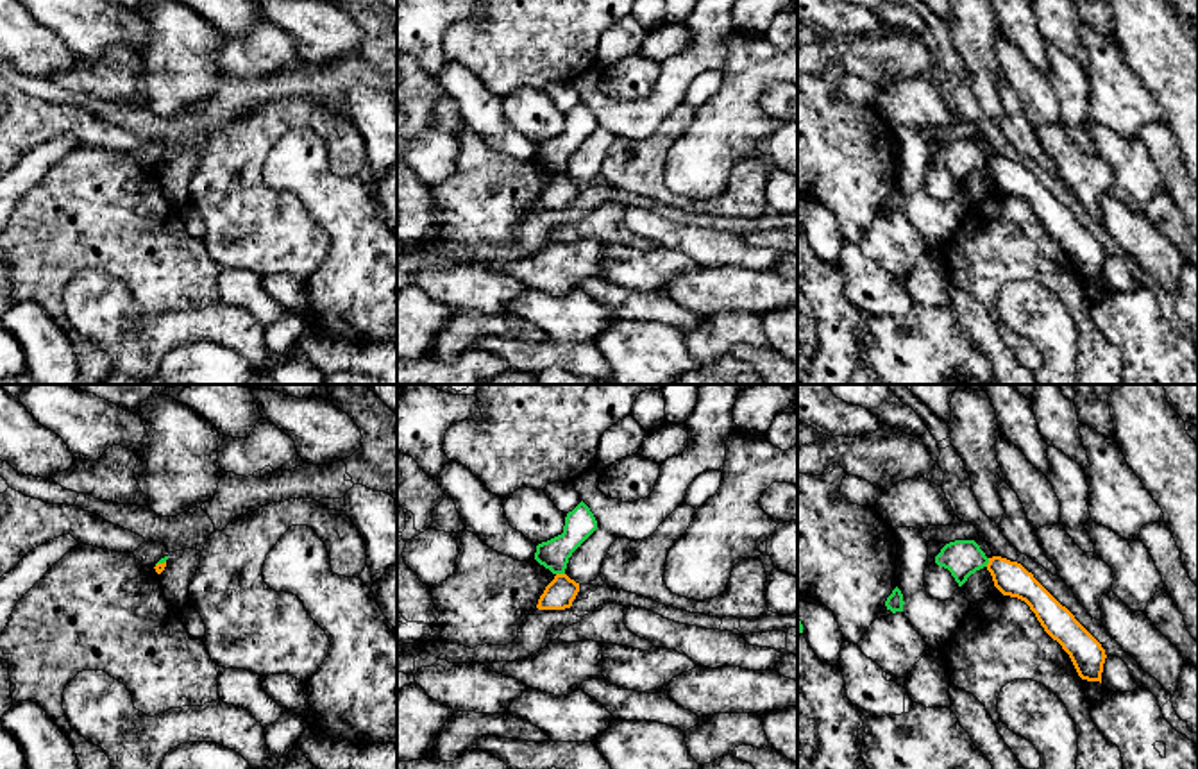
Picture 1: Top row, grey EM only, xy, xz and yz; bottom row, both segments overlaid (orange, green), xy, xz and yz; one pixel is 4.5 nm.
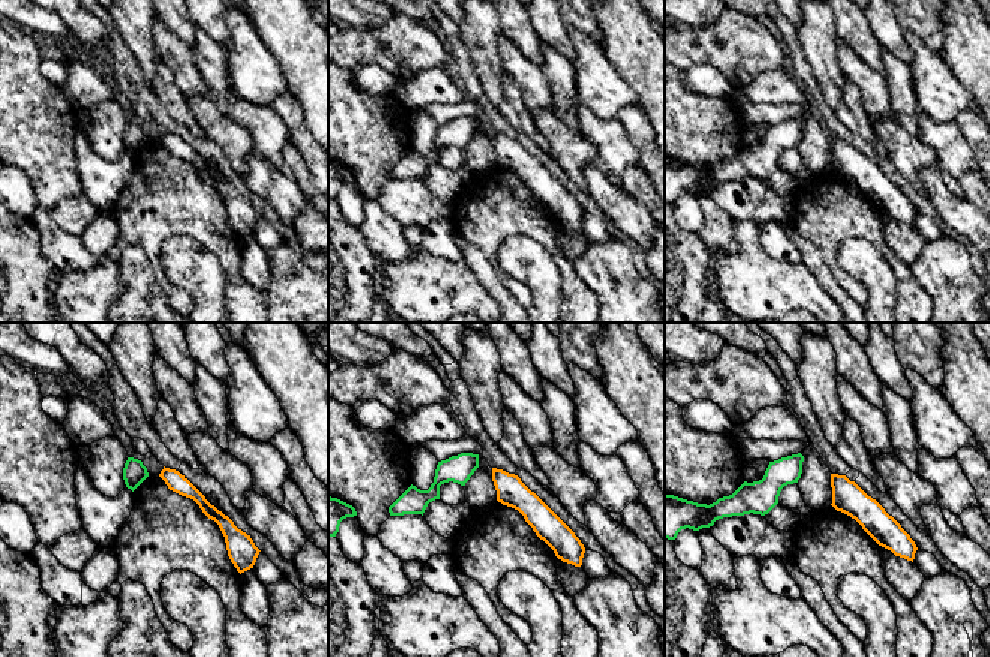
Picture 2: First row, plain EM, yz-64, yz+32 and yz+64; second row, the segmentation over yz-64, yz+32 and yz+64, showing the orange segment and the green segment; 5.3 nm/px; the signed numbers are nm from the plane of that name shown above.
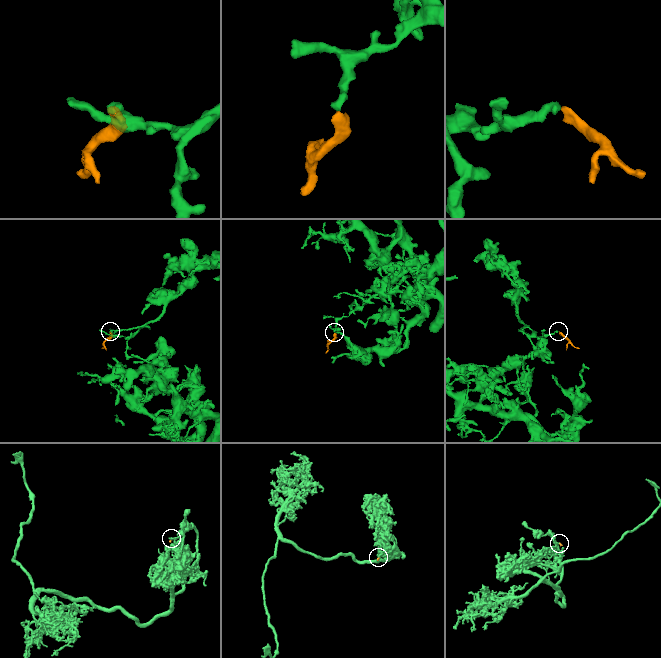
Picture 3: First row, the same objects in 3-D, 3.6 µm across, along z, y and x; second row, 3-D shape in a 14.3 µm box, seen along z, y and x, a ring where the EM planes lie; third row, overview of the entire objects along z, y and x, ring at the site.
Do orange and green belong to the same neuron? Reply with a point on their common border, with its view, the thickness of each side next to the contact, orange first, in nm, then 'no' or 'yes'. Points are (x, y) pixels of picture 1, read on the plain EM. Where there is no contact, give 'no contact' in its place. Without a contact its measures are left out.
contact xz (560, 174); calibres 140 and 140 nm; no

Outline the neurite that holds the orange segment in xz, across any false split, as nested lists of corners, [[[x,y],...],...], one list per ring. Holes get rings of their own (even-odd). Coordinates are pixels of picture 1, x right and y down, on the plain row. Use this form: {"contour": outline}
{"contour": [[[556,173],[554,179],[545,186],[538,199],[538,209],[565,209],[572,206],[579,191],[579,182],[570,179],[567,173]]]}

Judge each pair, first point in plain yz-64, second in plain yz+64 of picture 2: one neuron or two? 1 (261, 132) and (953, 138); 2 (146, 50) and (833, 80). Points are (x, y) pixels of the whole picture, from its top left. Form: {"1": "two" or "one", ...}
{"1": "one", "2": "one"}

